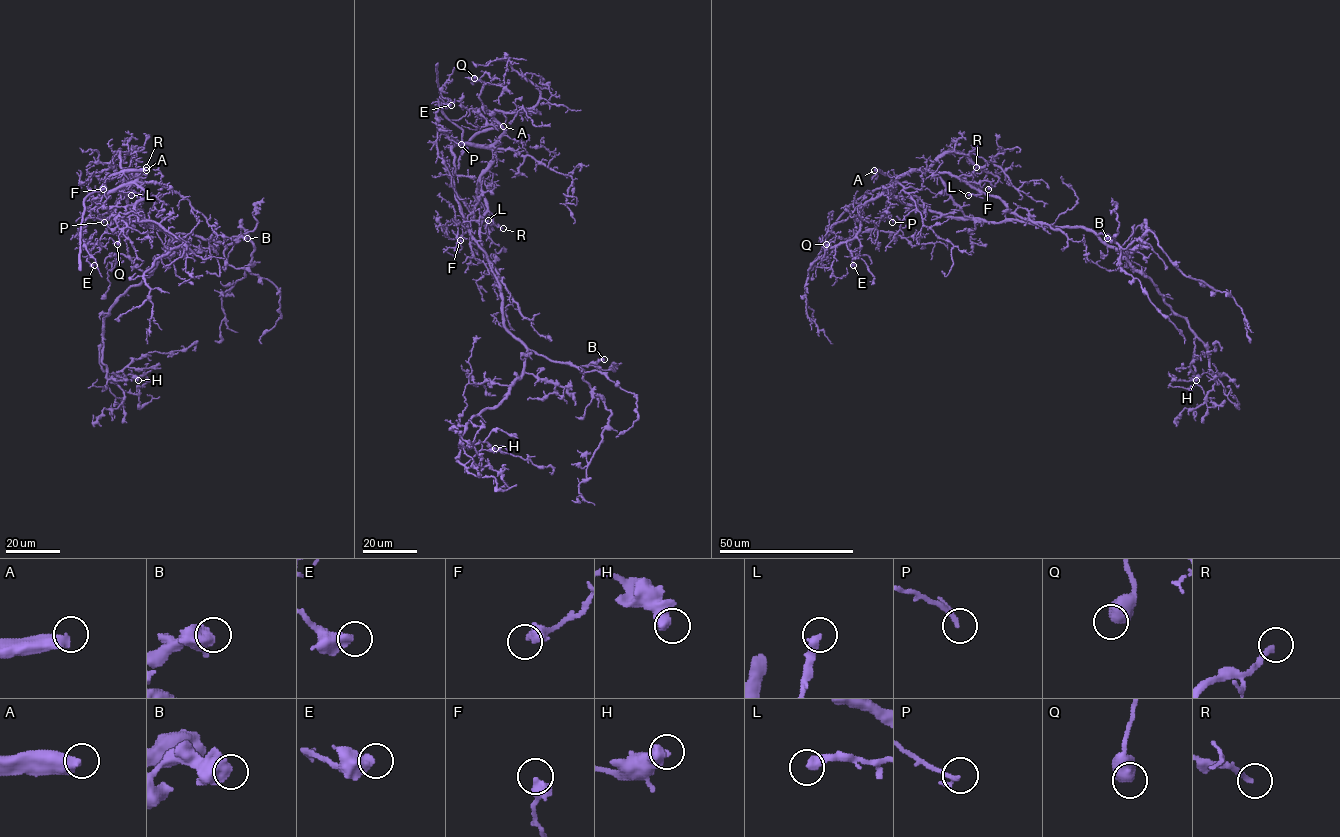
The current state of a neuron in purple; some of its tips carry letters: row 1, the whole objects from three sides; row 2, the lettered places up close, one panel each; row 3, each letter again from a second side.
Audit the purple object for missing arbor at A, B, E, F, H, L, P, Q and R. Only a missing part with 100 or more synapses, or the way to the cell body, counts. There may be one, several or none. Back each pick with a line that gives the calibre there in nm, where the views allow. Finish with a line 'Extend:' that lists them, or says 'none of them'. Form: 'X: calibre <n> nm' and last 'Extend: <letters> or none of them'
A: calibre 480 nm
Extend: A

